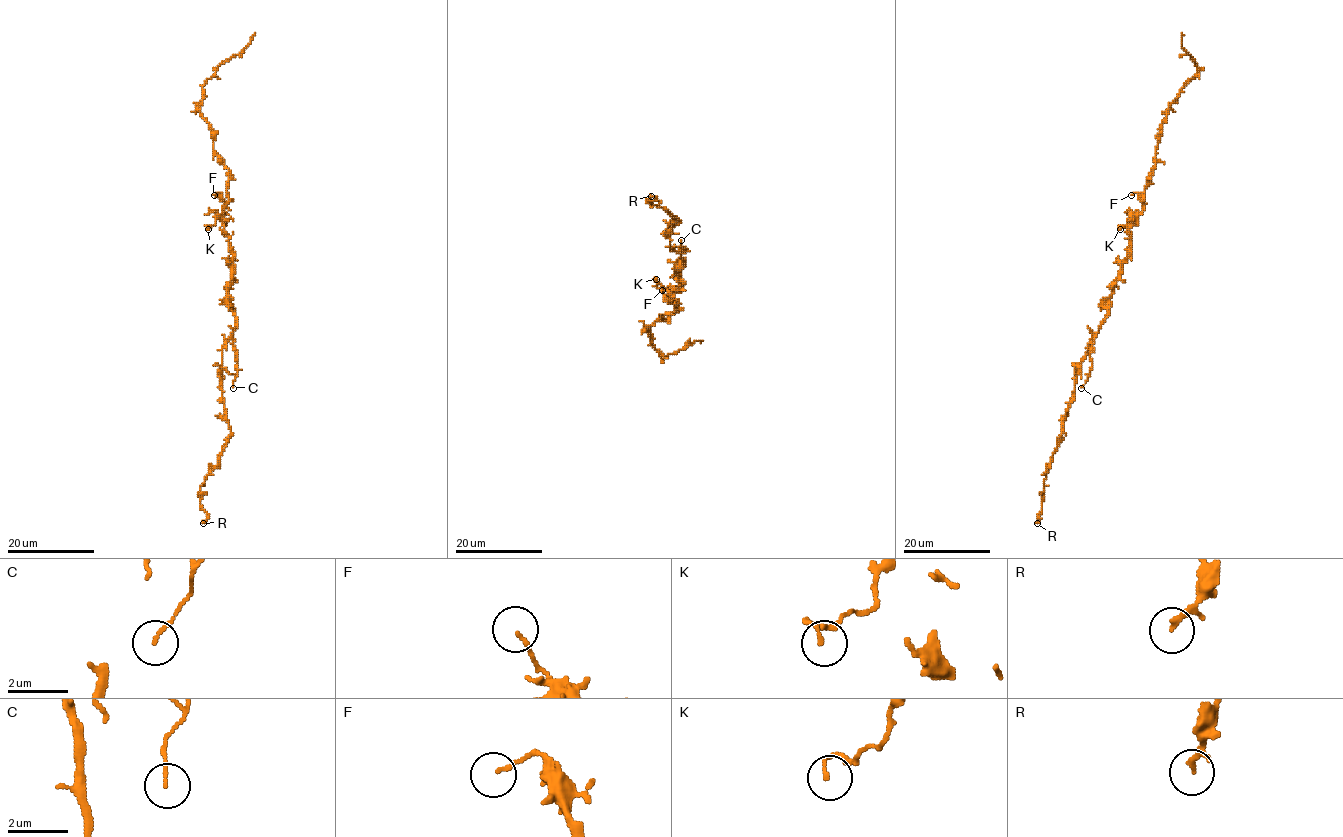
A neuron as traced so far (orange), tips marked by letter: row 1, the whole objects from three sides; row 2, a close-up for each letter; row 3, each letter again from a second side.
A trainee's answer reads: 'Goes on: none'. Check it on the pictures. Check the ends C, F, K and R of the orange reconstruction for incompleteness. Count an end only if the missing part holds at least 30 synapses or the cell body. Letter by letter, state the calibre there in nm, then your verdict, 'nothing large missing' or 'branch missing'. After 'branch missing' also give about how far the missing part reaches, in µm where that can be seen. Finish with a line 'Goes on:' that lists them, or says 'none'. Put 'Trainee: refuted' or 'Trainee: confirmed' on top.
Trainee: confirmed
C: 100 nm thick; nothing large missing
F: 110 nm thick; nothing large missing
K: 110 nm thick; nothing large missing
R: 140 nm thick; nothing large missing
Goes on: none

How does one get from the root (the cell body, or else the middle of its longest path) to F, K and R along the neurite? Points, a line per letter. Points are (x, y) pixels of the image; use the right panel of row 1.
F: (1122, 269), (1122, 261), (1127, 255), (1131, 242), (1130, 226), (1143, 208), (1141, 195), (1137, 192), (1131, 195)
K: (1122, 269), (1122, 261), (1127, 255), (1131, 242), (1130, 226), (1133, 220), (1131, 218), (1120, 229)
R: (1122, 269), (1109, 300), (1109, 313), (1077, 372), (1074, 400), (1065, 414), (1044, 479), (1037, 523)

